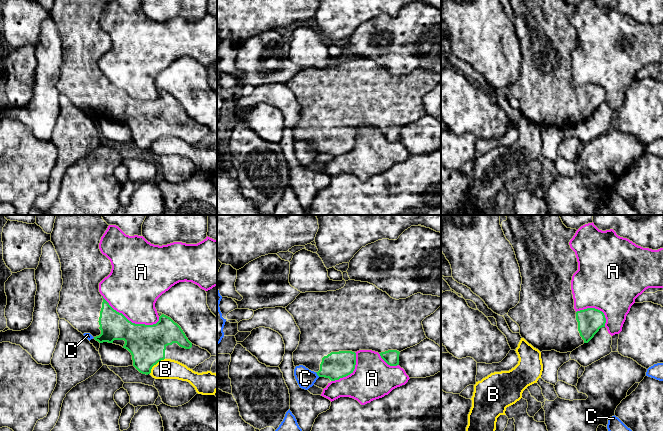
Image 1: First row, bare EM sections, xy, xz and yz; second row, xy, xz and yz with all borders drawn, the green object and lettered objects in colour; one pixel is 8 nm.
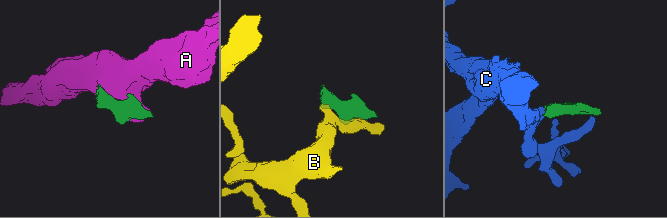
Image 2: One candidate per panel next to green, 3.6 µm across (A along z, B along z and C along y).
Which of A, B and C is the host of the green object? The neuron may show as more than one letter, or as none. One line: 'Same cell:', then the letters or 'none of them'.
Same cell: none of them

